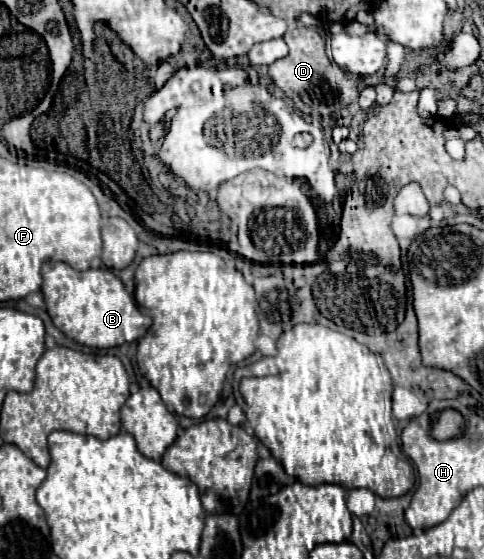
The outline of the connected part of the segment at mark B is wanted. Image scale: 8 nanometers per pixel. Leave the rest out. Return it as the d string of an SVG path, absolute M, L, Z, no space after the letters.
M45 262L41 268L47 312L53 324L71 340L89 348L115 348L145 336L151 318L141 314L133 296L127 294L123 282L107 268L77 272L65 262Z

